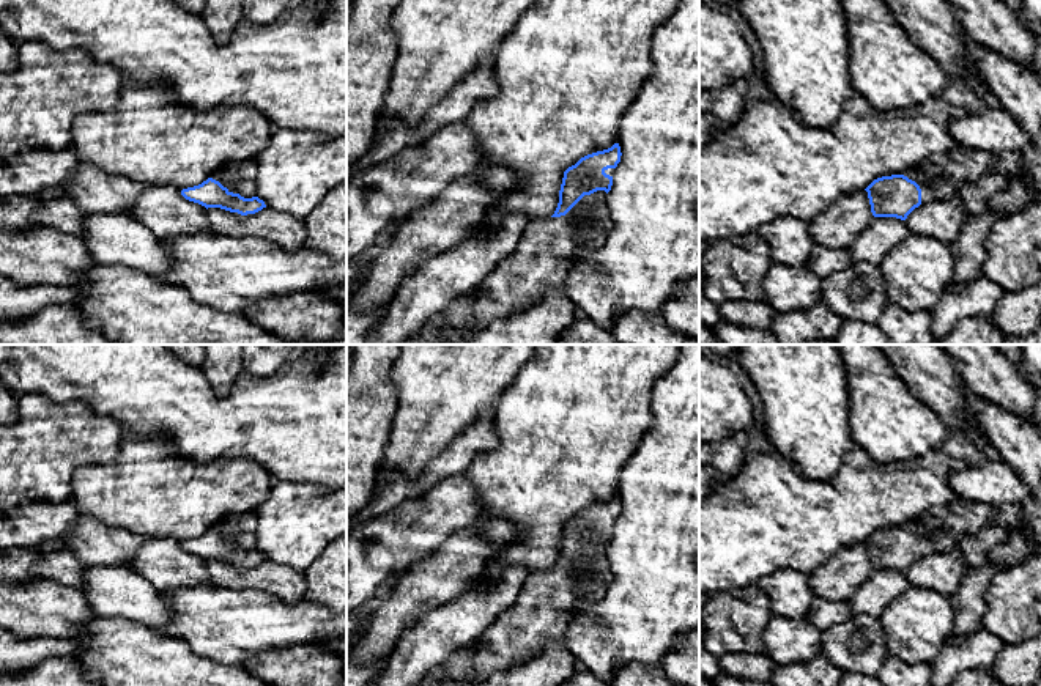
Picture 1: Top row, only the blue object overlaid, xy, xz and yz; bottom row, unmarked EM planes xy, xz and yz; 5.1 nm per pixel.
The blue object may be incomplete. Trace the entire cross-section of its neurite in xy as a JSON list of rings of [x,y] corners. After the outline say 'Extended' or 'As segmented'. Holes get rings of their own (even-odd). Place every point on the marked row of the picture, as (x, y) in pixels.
[[[255,159],[227,162],[198,186],[181,190],[181,195],[194,203],[208,208],[220,208],[241,216],[255,214],[266,208],[257,197]]]. Extended

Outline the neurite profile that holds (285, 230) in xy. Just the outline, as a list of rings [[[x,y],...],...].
[[[268,206],[247,216],[208,208],[206,216],[216,234],[266,239],[290,253],[302,249],[306,239],[304,220]]]

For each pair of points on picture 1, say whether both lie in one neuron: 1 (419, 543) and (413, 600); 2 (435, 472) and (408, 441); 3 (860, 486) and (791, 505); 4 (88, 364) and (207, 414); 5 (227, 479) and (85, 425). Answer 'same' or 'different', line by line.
1: different
2: different
3: same
4: same
5: different

